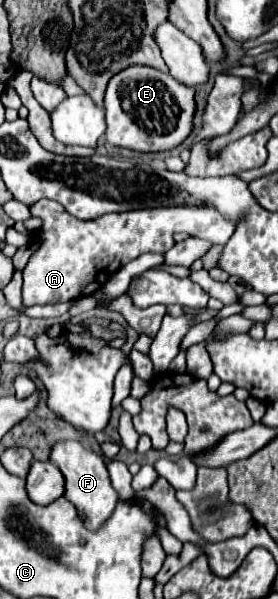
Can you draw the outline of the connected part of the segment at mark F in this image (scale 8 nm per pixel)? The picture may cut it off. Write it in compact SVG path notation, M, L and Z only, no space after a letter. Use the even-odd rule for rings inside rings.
M64 441L64 443L54 445L54 449L50 453L50 461L54 465L58 465L58 469L64 473L64 479L66 479L64 497L76 507L78 517L82 519L84 527L88 531L98 531L110 519L110 515L114 513L114 509L118 505L118 493L114 491L114 487L110 483L110 475L108 475L102 455L86 449L78 441Z

